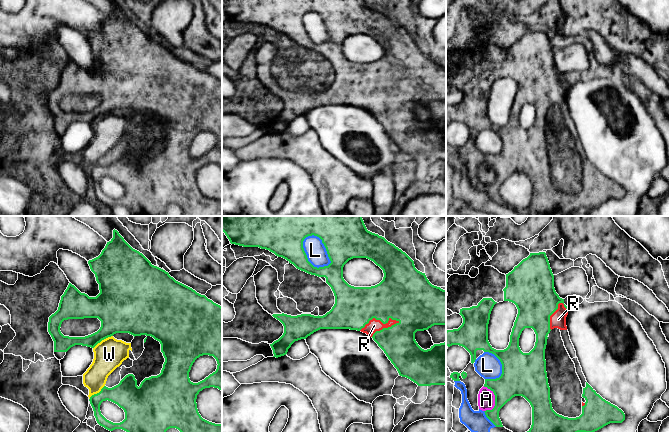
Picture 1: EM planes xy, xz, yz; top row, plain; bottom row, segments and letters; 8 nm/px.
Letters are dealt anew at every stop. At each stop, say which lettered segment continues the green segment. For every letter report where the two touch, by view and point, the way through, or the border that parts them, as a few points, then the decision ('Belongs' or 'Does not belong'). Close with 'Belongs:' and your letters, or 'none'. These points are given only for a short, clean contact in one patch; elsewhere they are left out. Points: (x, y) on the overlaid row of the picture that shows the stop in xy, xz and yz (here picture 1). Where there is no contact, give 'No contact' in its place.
A: Touches green at yz (495, 397). Does not belong
L: Touches green at xz (322, 242). Does not belong
R: Touches green at xz (379, 319). Belongs
W: Touches green at xy (102, 339). Belongs
Belongs: R, W

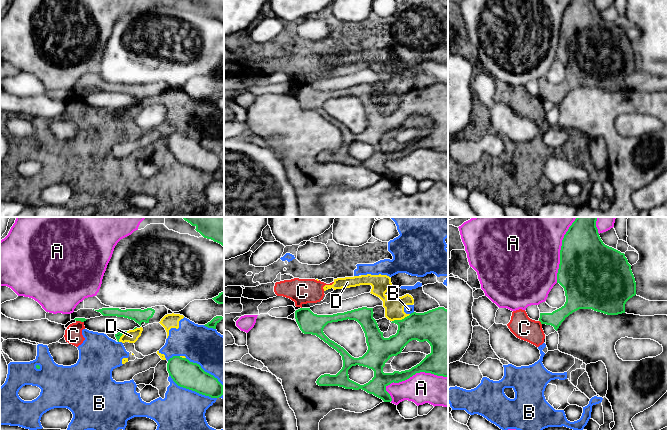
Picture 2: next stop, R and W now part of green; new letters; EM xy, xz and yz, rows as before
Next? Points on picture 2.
A: Touches green at xz (415, 373). Does not belong
B: Touches green at xy (192, 390). Does not belong
C: Touches green at yz (540, 321). Boundary: yz (539, 320), (541, 324). Does not belong
D: Touches green at xz (402, 319). Does not belong
Belongs: none

